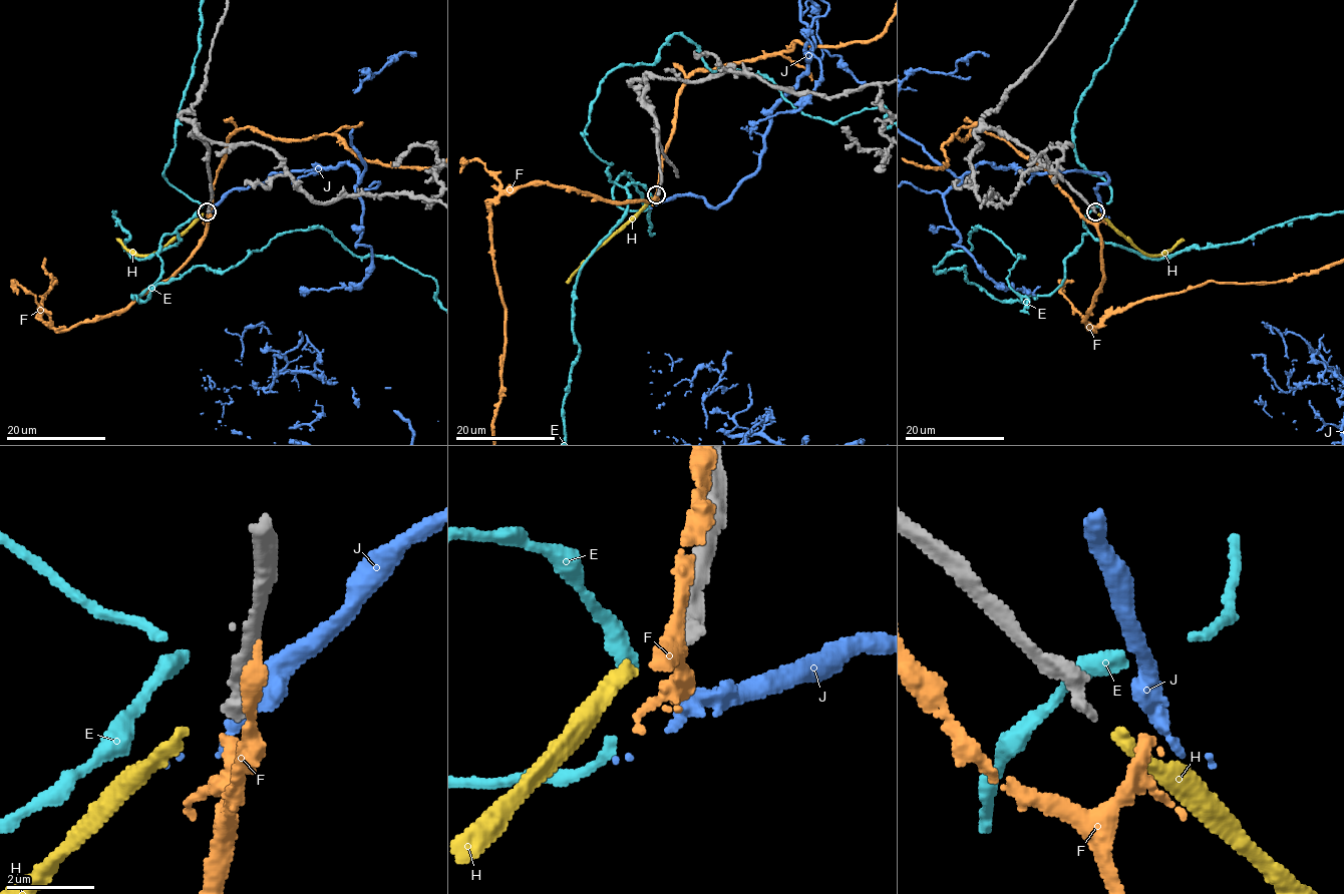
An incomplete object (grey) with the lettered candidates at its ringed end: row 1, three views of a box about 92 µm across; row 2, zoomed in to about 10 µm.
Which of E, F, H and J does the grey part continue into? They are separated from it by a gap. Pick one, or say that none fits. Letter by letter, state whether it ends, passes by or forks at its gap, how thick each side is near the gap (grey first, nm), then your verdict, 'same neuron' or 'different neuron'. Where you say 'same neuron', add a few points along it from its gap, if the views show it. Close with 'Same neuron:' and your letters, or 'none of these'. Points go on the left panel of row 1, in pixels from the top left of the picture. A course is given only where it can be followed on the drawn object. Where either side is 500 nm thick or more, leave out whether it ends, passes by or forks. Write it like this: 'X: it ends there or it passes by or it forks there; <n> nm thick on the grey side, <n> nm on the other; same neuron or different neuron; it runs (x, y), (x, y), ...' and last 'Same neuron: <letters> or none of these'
E: 340 nm thick on the grey side, 500 nm on the other; different neuron
F: it ends there; 340 nm thick on the grey side, 340 nm on the other; different neuron
H: it ends there; 340 nm thick on the grey side, 300 nm on the other; different neuron
J: it passes by; 340 nm thick on the grey side, 380 nm on the other; different neuron
Same neuron: none of these

